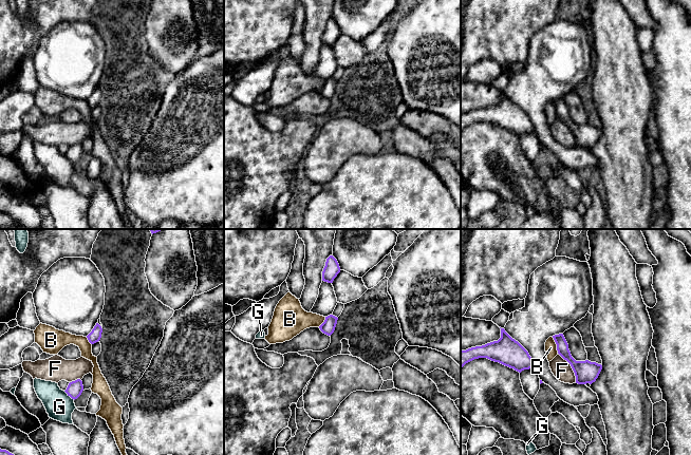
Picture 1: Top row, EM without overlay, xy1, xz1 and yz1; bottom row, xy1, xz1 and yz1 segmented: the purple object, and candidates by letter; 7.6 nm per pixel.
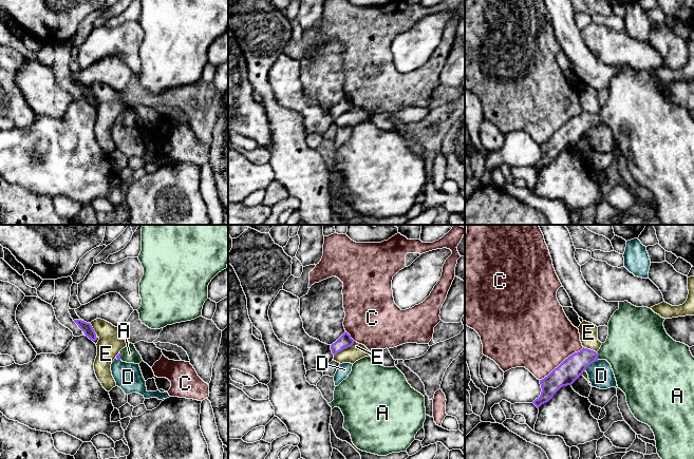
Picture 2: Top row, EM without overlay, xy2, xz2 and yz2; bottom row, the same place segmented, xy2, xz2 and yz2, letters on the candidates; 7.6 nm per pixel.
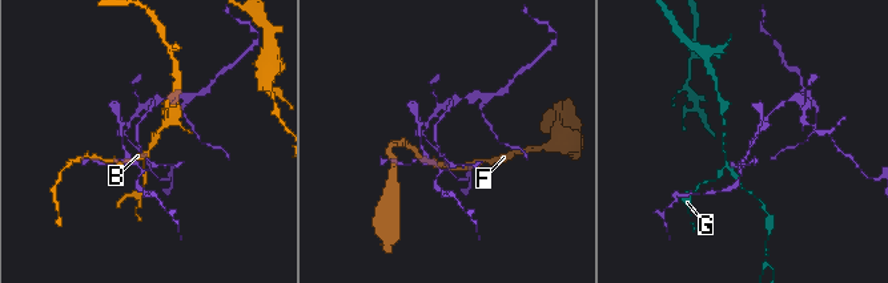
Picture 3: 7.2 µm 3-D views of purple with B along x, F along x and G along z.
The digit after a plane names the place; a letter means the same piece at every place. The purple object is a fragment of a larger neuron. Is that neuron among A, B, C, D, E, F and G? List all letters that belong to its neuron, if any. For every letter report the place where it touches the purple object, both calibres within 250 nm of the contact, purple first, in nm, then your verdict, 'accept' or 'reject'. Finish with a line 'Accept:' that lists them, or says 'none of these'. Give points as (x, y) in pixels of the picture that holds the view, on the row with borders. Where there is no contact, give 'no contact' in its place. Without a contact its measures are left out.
A: contact yz2 (597, 356); calibres 170 and 380 nm; accept
B: contact yz1 (557, 345); calibres 120 and 100 nm; reject
C: contact yz2 (562, 362); calibres 170 and 500 nm; reject
D: contact yz2 (591, 363); calibres 170 and 190 nm; reject
E: contact xz2 (344, 348); calibres 100 and 120 nm; reject
F: contact yz1 (572, 367); calibres 170 and 150 nm; reject
G: contact xy1 (69, 395); calibres 120 and 200 nm; reject
Accept: A

